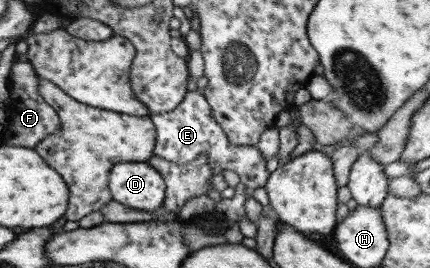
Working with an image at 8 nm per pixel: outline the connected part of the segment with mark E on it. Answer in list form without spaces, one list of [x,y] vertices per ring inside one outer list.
[[[201,90],[188,91],[173,111],[151,113],[149,119],[155,125],[156,131],[155,156],[183,165],[205,155],[211,169],[235,171],[240,177],[240,183],[245,184],[249,191],[264,187],[267,183],[270,172],[262,153],[256,146],[239,147],[229,141],[225,131],[215,122],[212,107]]]

